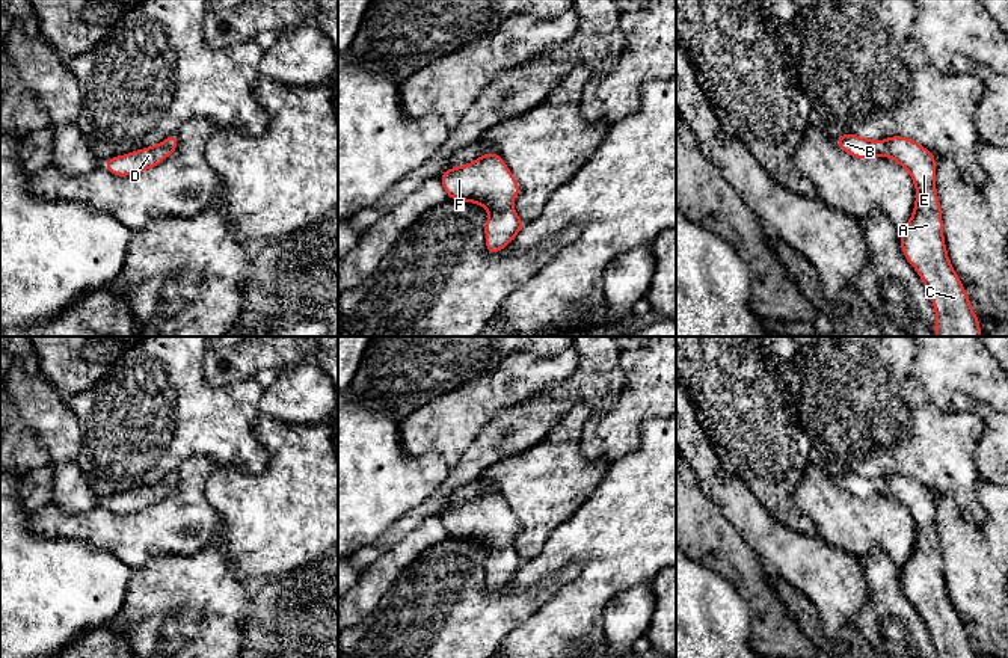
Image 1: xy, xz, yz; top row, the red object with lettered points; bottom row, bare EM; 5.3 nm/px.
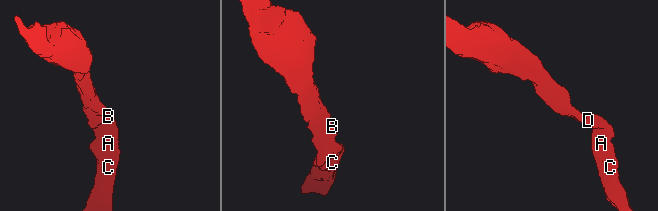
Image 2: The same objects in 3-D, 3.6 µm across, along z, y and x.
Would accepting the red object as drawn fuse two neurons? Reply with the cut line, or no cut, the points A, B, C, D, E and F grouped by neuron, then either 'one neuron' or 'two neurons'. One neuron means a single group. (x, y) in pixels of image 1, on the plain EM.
cut none; groups A B C D E F; one neuron

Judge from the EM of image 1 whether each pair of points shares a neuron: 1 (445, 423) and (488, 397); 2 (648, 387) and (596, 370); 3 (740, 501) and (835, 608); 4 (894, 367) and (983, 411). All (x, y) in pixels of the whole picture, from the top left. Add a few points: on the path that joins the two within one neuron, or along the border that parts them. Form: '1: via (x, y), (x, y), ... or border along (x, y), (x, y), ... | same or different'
1: via (456, 418), (477, 402) | same
2: border along (622, 352), (620, 368), (623, 384), (605, 411) | different
3: via (764, 528), (817, 581) | same
4: border along (977, 414), (983, 424), (983, 435), (977, 450) | different

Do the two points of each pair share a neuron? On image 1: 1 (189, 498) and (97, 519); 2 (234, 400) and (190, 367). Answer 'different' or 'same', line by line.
1: same
2: same

